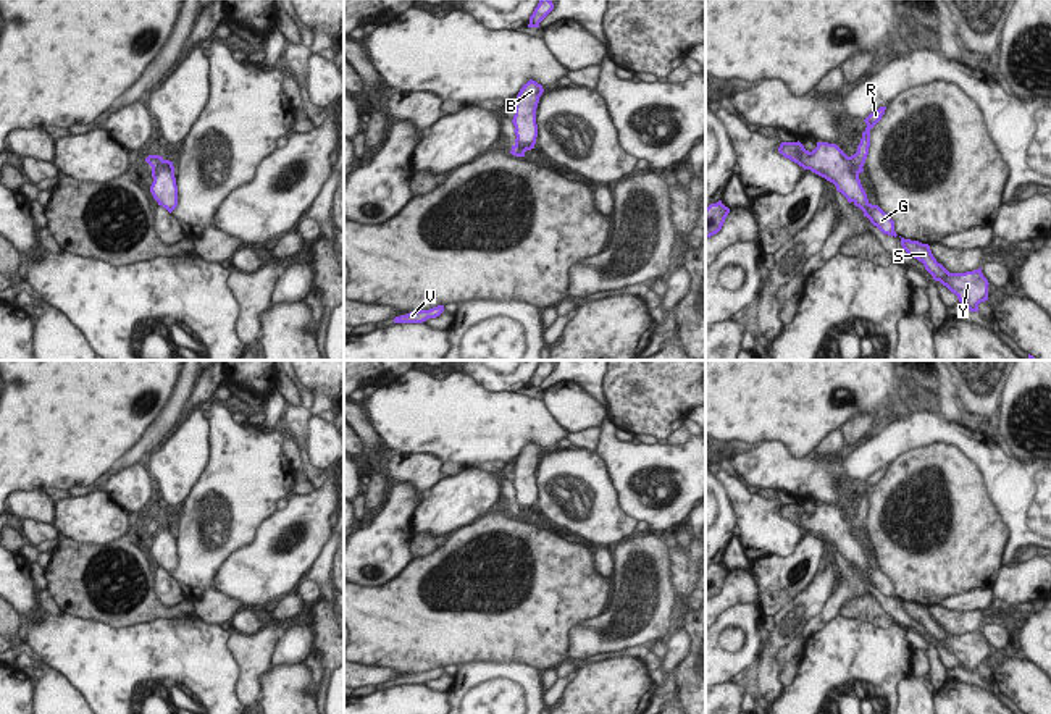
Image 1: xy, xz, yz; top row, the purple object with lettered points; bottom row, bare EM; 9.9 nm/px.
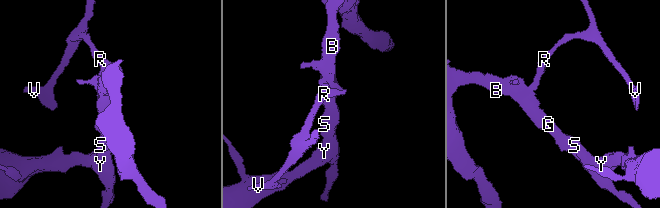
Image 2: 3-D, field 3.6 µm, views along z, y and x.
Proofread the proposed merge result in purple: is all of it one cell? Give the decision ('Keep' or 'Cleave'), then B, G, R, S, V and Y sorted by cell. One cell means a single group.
Cleave. Groups: B G S Y / R V.

